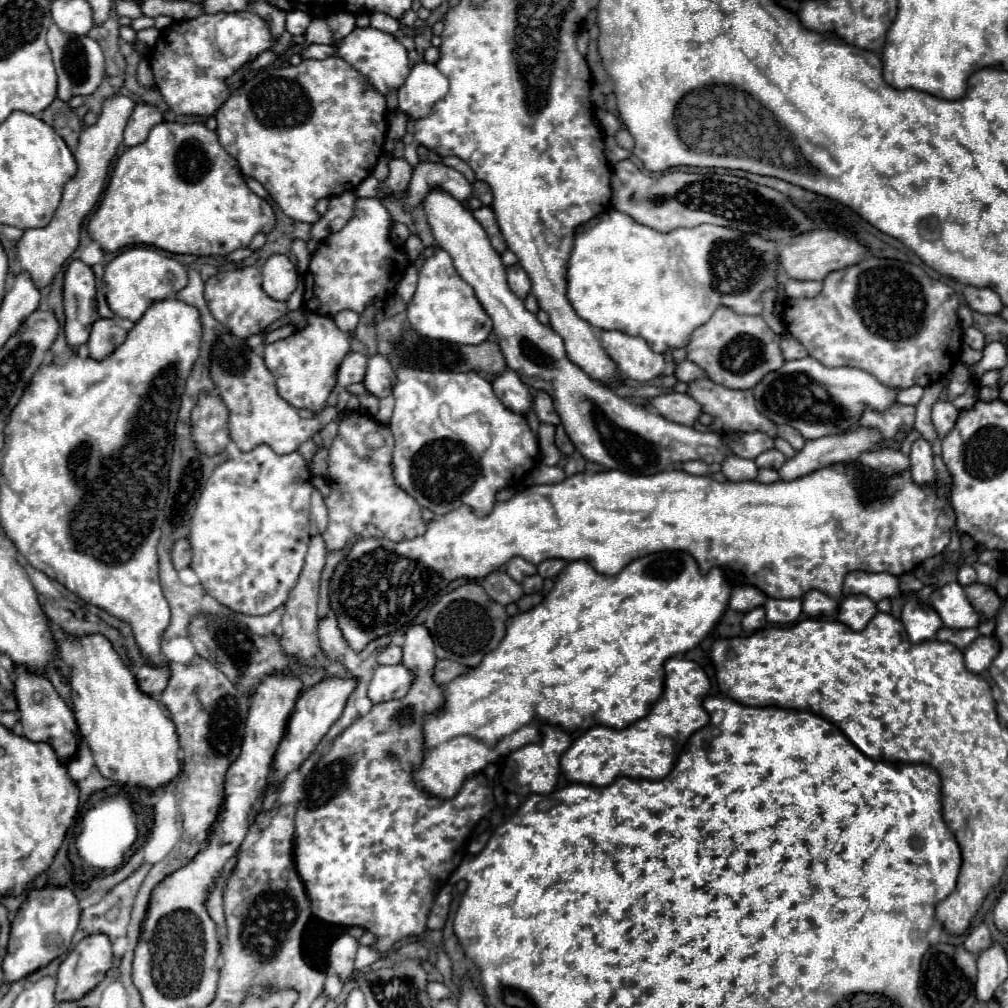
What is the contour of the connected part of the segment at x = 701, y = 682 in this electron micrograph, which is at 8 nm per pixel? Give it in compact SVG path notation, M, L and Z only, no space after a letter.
M685 657L669 658L665 662L663 694L653 704L651 712L623 730L613 730L607 726L595 726L587 730L561 756L563 776L569 782L595 784L599 788L613 784L617 778L665 778L671 772L689 736L709 722L709 714L703 710L703 698L707 696L709 688L709 678L699 664Z

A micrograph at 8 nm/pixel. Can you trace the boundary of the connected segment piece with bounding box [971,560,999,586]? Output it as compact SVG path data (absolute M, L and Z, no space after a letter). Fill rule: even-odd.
M971 562L971 566L975 568L975 572L977 572L977 576L979 576L979 582L981 584L989 584L989 586L995 586L995 582L997 582L997 578L999 578L999 570L995 570L995 568L991 568L991 566L987 566L987 564L981 564L981 562Z

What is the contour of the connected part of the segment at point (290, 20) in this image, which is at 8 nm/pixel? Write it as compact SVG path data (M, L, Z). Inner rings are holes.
M301 10L287 12L287 32L293 36L303 36L309 22L311 22L311 16L307 12L301 12Z

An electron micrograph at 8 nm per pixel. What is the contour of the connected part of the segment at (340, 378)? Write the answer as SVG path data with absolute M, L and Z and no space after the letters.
M349 352L345 356L345 360L339 366L339 374L337 374L337 384L339 386L347 386L353 382L361 382L365 378L365 370L367 370L367 354L361 352Z

